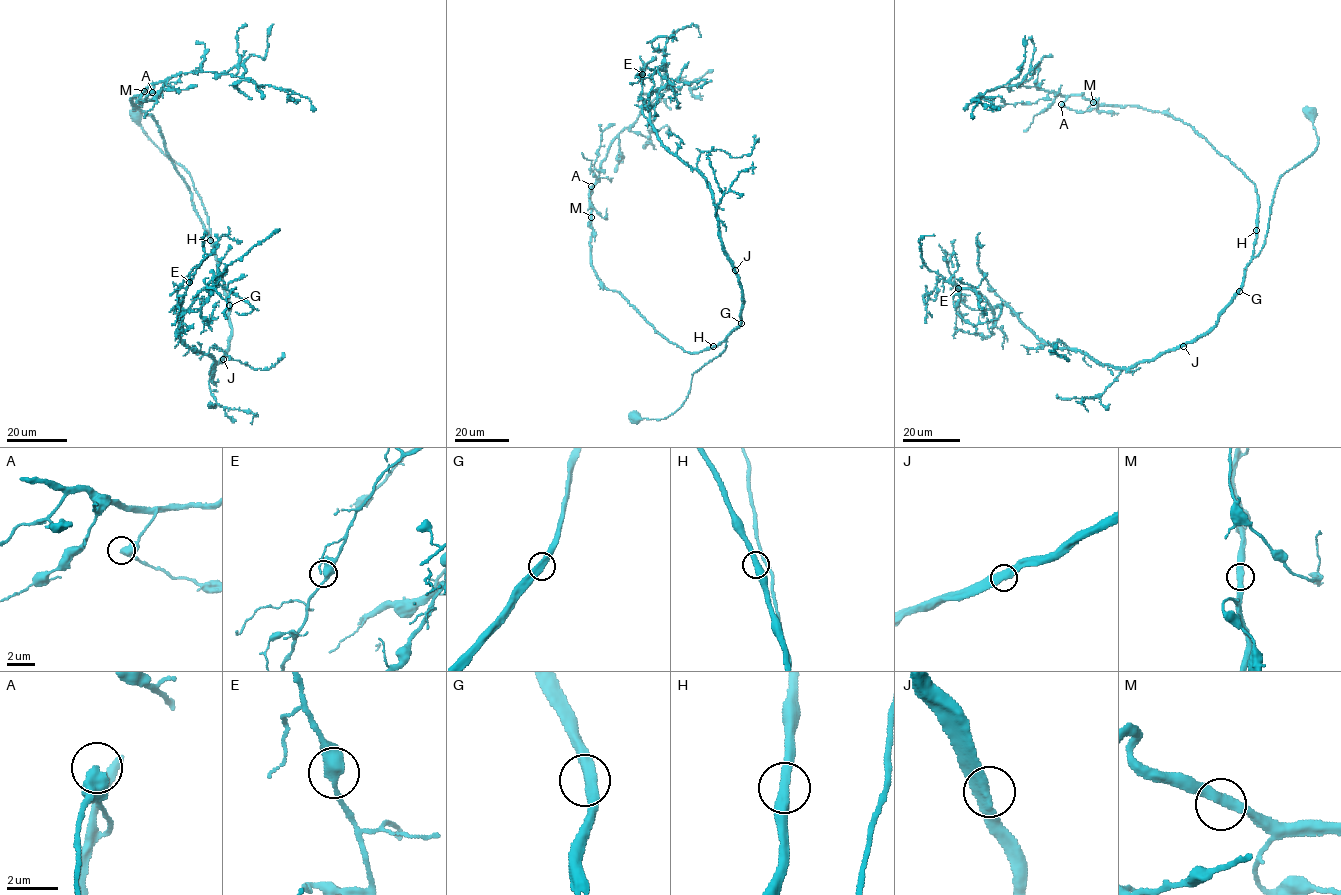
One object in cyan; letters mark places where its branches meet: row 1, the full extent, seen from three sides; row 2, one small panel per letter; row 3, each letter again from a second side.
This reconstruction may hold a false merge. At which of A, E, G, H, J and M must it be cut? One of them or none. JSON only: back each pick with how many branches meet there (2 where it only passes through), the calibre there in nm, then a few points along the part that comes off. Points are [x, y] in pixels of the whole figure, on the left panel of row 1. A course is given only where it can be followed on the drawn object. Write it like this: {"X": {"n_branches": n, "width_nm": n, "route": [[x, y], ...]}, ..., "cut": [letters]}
{"cut": []}

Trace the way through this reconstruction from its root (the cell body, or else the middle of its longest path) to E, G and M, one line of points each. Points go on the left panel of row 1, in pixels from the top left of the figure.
E: (136, 116), (189, 172), (208, 217), (231, 331), (210, 378), (212, 357), (180, 337), (189, 282)
G: (136, 116), (148, 138), (189, 172), (208, 217), (217, 268), (229, 305)
M: (136, 116), (148, 138), (189, 172), (208, 217), (217, 269), (212, 242), (160, 128), (130, 98), (144, 91)

